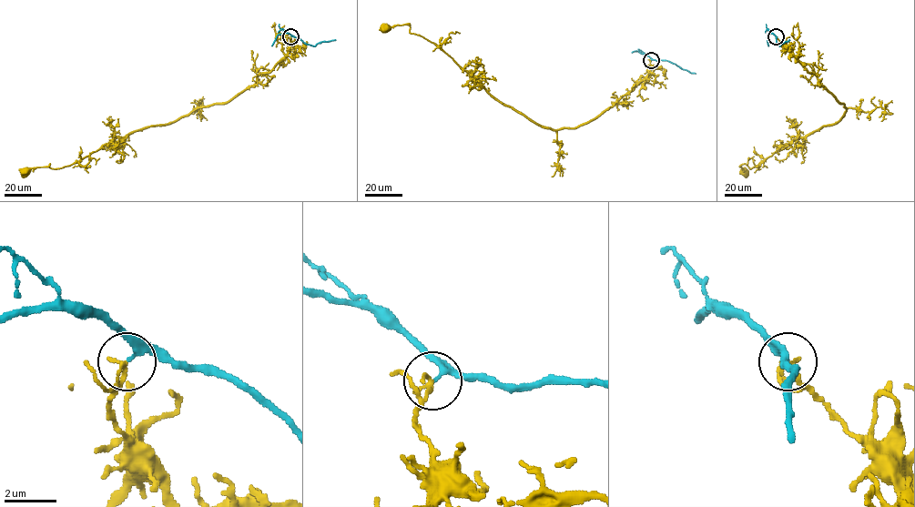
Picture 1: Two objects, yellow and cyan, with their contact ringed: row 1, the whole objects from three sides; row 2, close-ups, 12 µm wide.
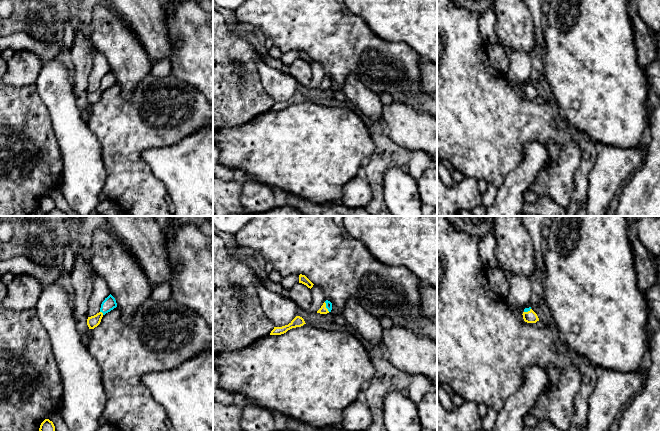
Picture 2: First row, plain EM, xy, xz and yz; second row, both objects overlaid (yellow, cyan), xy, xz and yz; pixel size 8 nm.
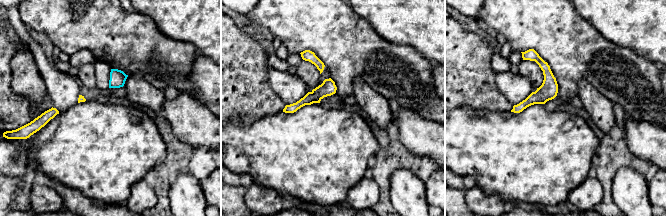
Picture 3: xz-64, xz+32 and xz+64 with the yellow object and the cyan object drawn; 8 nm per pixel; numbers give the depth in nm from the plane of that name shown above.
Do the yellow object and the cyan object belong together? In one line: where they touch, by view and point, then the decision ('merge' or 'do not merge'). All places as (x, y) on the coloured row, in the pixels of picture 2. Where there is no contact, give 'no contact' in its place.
xy (102, 313) | do not merge

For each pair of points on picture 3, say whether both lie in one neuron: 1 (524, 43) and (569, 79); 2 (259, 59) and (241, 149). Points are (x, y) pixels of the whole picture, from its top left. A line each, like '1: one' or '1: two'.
1: one
2: two

